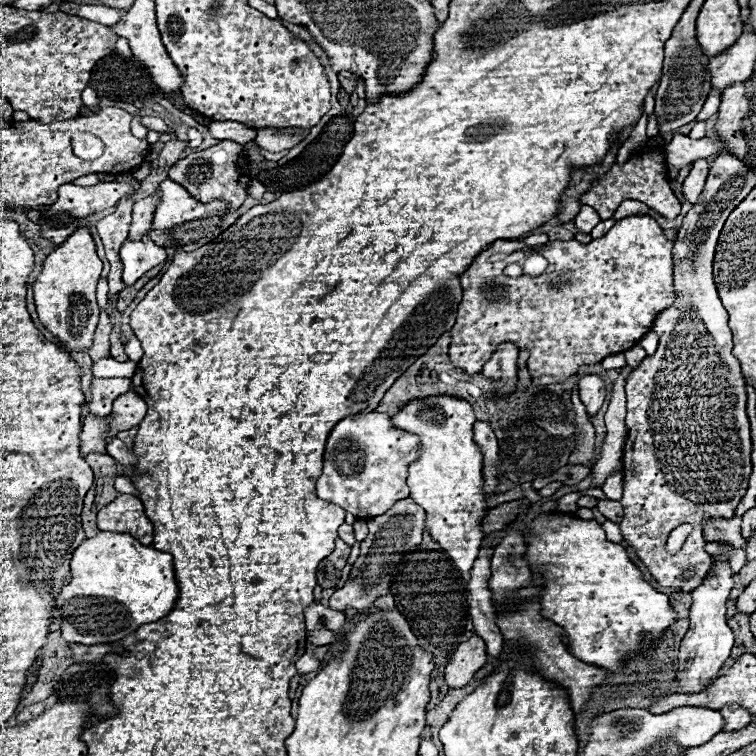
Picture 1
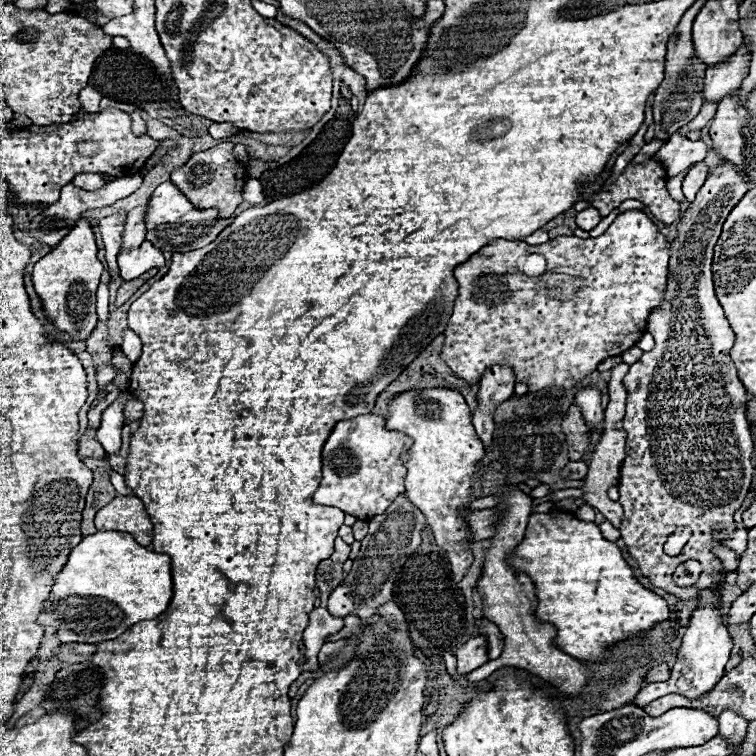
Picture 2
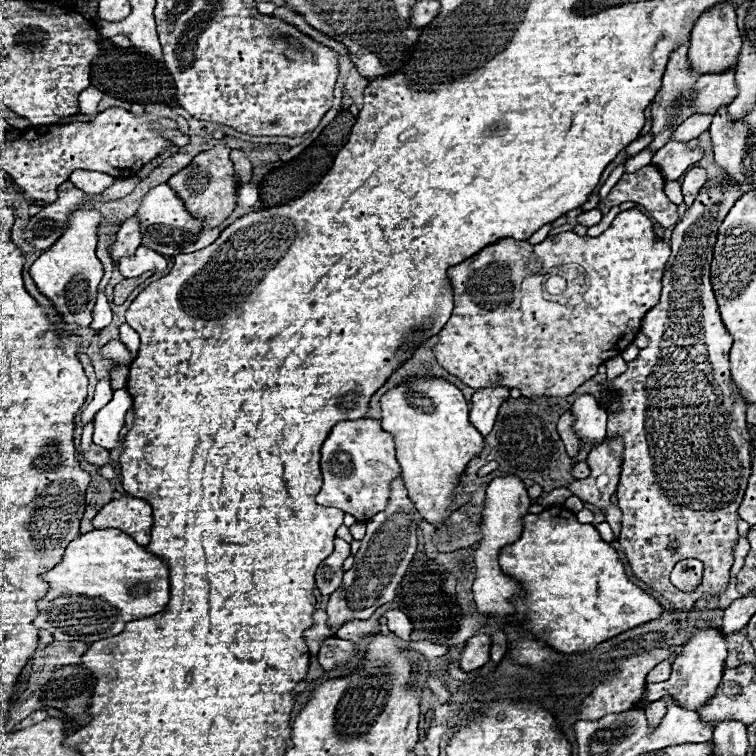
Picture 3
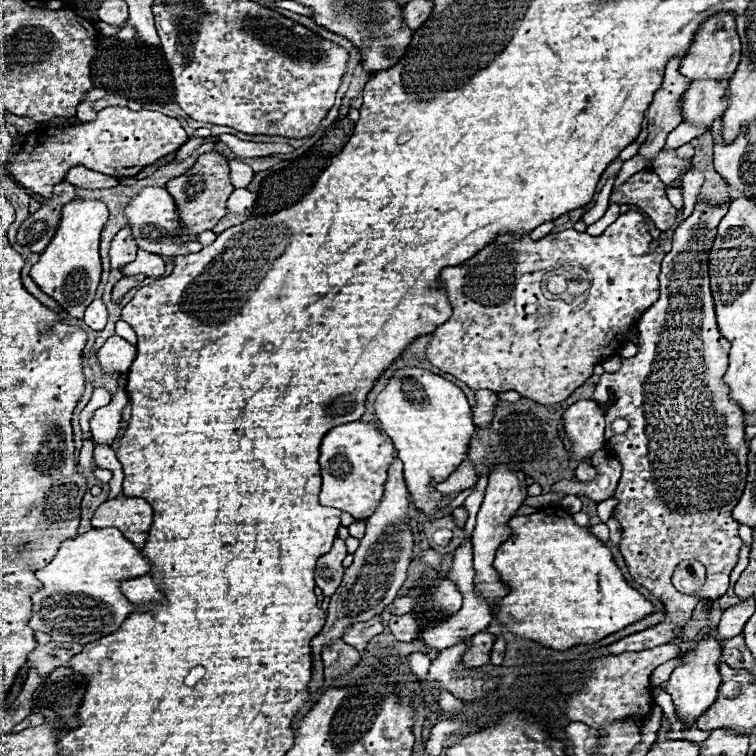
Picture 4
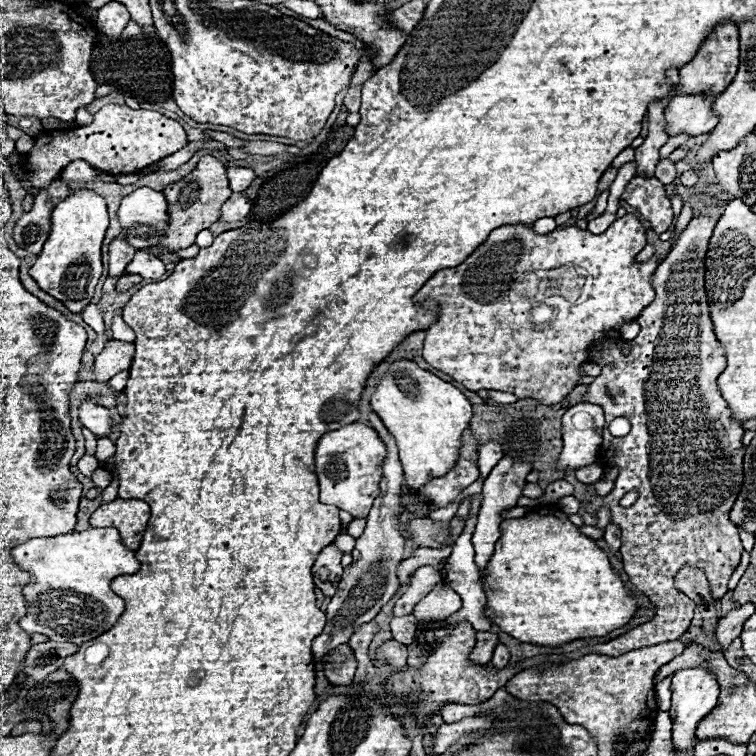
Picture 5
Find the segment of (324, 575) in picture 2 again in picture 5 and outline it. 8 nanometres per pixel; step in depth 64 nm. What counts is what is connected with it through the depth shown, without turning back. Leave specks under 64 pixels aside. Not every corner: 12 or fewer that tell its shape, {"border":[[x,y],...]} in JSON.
{"border":[[324,548],[312,568],[314,584],[336,594],[342,576],[342,550]]}

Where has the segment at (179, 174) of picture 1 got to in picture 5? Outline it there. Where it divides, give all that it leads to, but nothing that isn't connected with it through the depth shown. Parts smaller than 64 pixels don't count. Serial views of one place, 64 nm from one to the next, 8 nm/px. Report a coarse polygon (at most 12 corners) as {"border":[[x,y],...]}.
{"border":[[212,154],[164,188],[160,248],[192,246],[232,190]]}

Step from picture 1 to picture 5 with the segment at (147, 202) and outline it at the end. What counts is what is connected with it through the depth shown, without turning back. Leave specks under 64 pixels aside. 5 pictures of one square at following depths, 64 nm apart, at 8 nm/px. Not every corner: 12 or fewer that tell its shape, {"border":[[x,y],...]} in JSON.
{"border":[[126,234],[110,244],[110,278],[122,276],[136,248]]}

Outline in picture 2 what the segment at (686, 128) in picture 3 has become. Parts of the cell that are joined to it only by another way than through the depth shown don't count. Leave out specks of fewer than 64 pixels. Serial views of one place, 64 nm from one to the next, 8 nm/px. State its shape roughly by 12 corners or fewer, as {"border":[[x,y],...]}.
{"border":[[706,102],[700,114],[680,128],[680,134],[704,128],[716,114],[716,102]]}

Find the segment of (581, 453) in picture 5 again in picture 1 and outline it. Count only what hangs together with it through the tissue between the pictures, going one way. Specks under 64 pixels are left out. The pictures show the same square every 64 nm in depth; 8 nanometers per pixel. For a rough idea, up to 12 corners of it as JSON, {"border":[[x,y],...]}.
{"border":[[596,374],[580,378],[580,400],[594,416],[606,398],[604,380]]}

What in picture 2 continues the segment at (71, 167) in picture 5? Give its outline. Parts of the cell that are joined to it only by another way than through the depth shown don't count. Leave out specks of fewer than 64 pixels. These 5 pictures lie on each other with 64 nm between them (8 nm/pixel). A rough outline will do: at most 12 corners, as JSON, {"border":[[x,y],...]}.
{"border":[[78,174],[74,186],[98,190],[106,182],[102,174]]}

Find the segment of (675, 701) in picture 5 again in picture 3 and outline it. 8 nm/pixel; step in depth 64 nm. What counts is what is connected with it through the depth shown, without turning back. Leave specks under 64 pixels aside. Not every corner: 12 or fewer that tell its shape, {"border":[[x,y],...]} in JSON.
{"border":[[698,622],[672,676],[646,684],[640,708],[674,696],[698,710],[722,680],[726,636]]}

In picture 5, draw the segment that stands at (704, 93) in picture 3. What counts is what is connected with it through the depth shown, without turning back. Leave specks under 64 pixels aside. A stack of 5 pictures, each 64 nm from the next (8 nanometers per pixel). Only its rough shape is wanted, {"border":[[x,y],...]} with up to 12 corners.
{"border":[[676,94],[666,108],[668,134],[698,136],[716,126],[716,96]]}

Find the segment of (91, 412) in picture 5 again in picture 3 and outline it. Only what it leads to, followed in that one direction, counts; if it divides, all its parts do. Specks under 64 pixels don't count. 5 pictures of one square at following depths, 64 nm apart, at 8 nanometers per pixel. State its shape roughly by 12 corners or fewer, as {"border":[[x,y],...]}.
{"border":[[126,388],[94,416],[94,444],[120,444],[124,414],[132,406]]}

